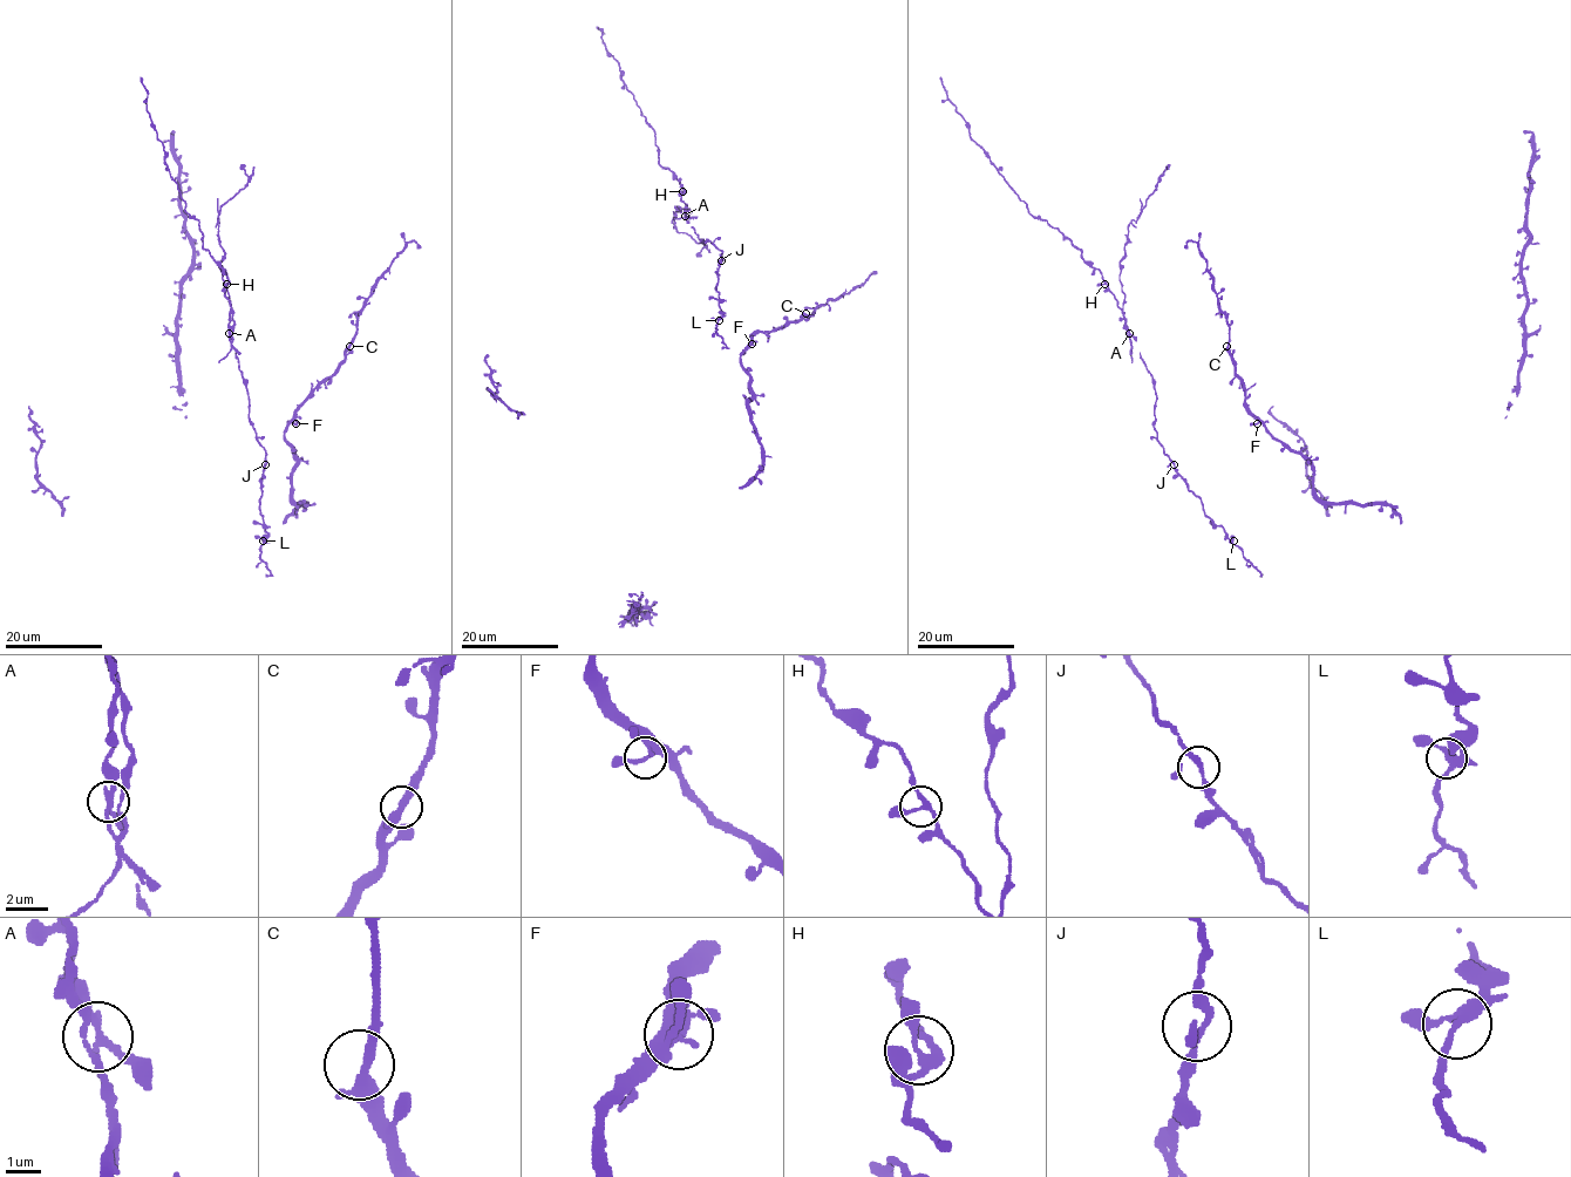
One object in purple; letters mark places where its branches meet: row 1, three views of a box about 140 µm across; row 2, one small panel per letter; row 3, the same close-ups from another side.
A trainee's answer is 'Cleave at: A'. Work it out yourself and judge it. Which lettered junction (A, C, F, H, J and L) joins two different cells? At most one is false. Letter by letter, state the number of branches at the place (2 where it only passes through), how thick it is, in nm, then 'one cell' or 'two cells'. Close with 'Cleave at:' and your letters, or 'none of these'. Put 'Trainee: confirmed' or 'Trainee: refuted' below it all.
A: 3 | 190 nm | two cells
C: 3 | 280 nm | one cell
F: 3 | 200 nm | one cell
H: 3 | 240 nm | one cell
J: 3 | 150 nm | one cell
L: 3 | 280 nm | one cell
Cleave at: A
Trainee: confirmed

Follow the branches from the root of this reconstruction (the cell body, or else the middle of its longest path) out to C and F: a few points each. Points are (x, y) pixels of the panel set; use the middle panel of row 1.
C: (742, 365), (740, 355), (755, 334), (781, 330), (806, 313)
F: (742, 365), (740, 355), (752, 344)

